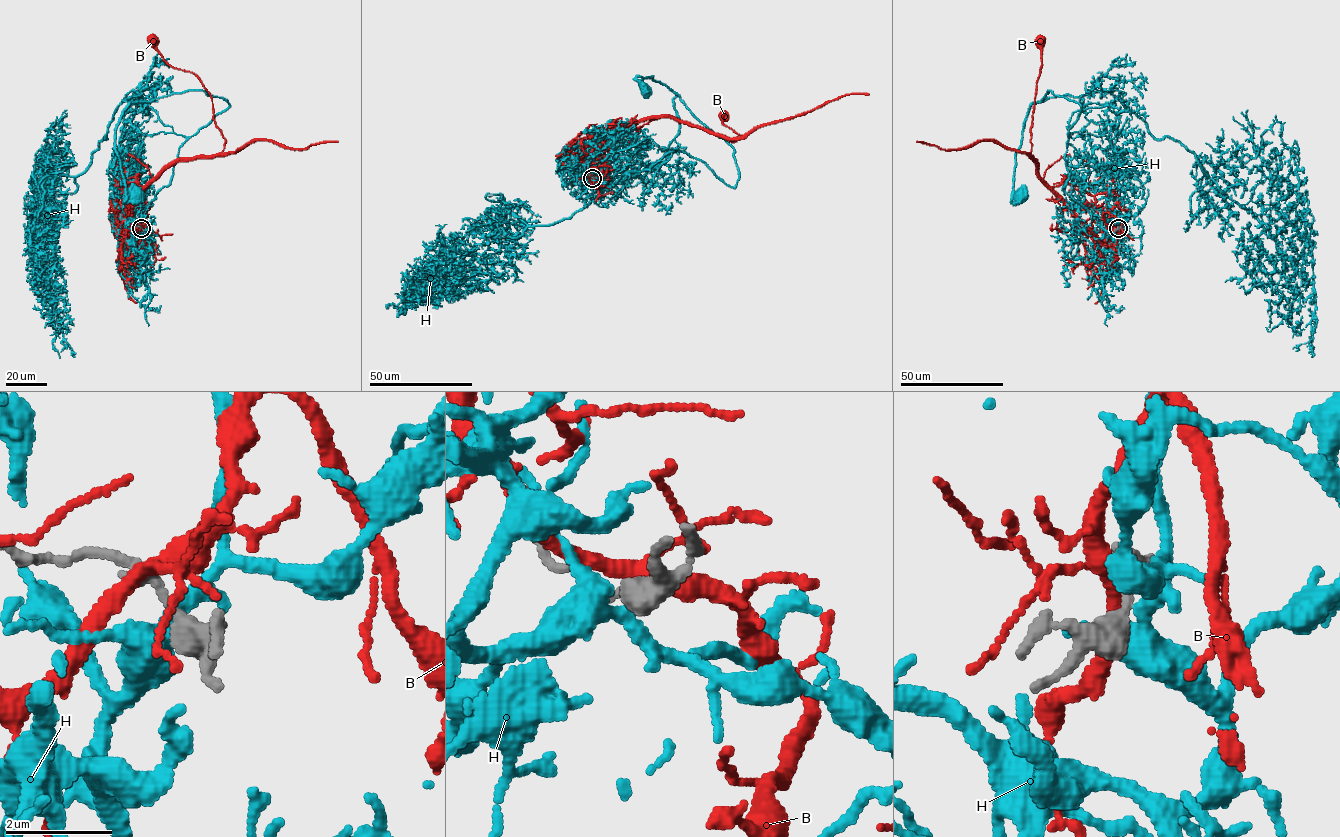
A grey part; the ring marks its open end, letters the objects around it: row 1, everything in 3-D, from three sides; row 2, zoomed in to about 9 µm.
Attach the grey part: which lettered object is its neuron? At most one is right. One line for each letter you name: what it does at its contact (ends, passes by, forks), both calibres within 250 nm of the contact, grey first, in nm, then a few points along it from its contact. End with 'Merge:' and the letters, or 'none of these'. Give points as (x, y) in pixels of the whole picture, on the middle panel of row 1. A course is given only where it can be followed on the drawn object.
H: it forks there; 320 nm thick on the grey side, 280 nm on the other; it runs (592, 178), (595, 162), (649, 138), (736, 184), (733, 148), (671, 90), (636, 77), (645, 90)
Merge: H

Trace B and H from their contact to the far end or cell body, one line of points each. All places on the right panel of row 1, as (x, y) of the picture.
B: (1117, 226), (1115, 232), (1096, 239), (1042, 181), (1036, 162), (1028, 156), (1042, 65), (1039, 42)
H: (1118, 228), (1120, 236), (1108, 232), (1062, 189), (1080, 106), (1050, 91), (1025, 121), (1012, 201), (1021, 198)

